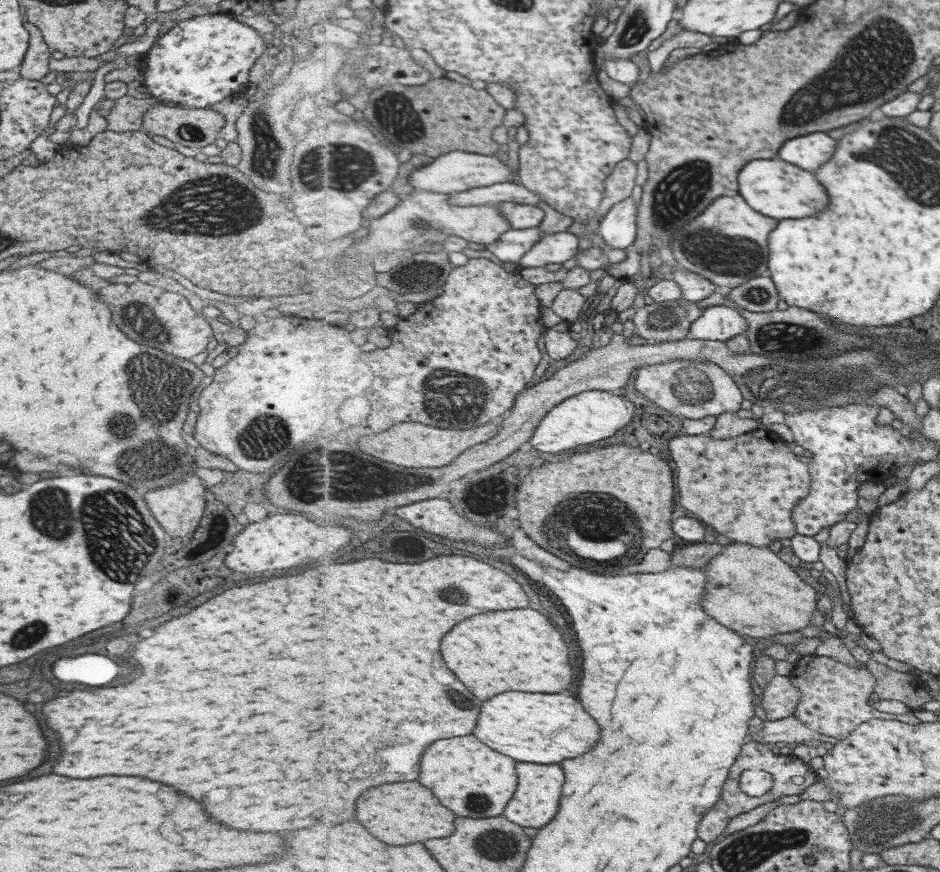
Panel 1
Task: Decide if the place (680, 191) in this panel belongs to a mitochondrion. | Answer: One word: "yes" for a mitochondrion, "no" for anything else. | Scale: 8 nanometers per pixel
yes

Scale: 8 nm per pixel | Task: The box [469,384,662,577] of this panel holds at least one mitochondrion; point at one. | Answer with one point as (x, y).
(591, 519)

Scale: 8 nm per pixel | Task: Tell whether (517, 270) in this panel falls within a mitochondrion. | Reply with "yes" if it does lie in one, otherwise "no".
no

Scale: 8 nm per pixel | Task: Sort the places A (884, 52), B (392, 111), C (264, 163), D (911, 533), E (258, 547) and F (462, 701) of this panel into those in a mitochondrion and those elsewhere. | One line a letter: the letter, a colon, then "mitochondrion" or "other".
A: mitochondrion
B: mitochondrion
C: mitochondrion
D: other
E: other
F: mitochondrion

